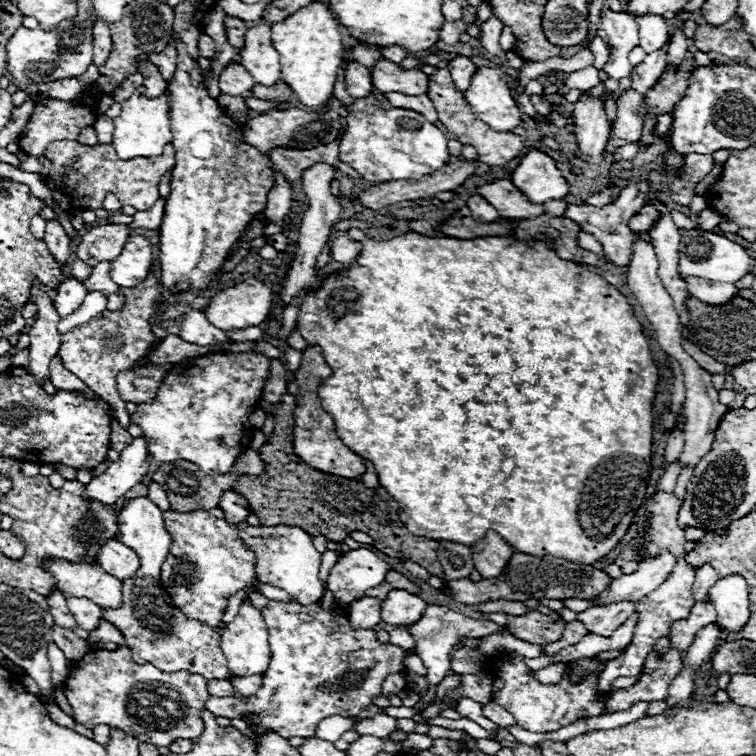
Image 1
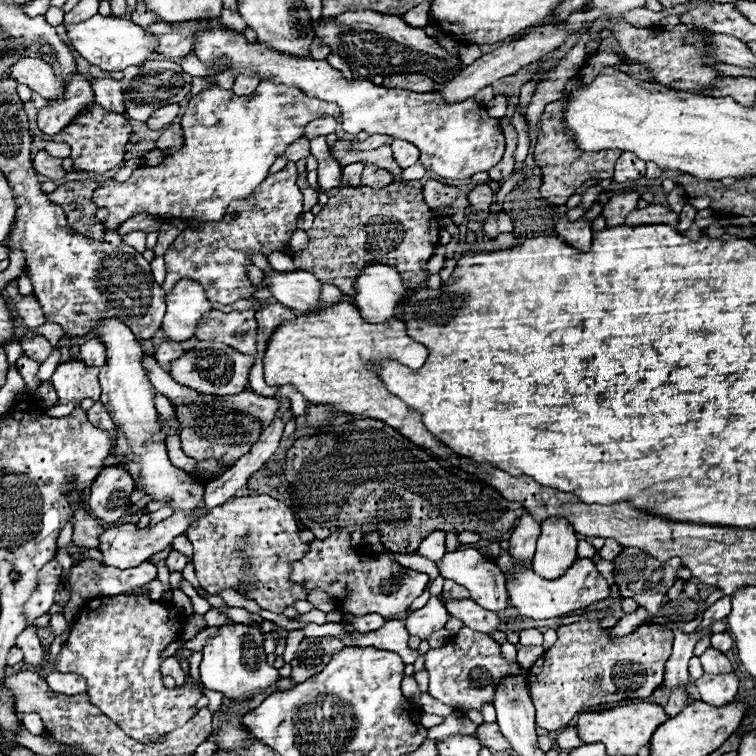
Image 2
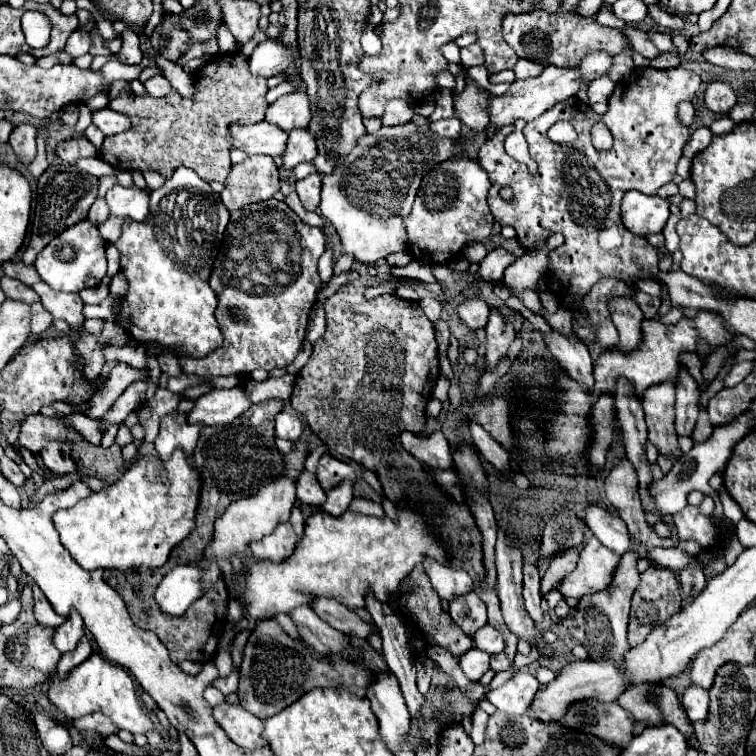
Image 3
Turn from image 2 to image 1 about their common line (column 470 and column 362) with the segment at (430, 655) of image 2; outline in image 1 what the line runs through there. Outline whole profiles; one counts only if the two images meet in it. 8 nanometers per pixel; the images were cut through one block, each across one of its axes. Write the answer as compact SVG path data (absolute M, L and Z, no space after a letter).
M268 600L266 608L262 608L262 618L270 636L270 652L274 652L270 668L262 674L262 686L248 700L210 696L206 710L230 720L252 714L260 720L262 730L276 732L282 738L308 738L322 718L360 714L380 694L382 680L404 670L406 654L416 654L416 648L404 650L378 642L374 630L350 628L340 606L322 608L318 602L302 606L296 600Z

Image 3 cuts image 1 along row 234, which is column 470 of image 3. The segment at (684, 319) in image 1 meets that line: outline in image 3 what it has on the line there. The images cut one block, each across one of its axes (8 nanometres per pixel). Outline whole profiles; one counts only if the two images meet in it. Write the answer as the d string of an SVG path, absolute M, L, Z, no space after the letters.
M472 648L468 650L466 654L462 654L458 658L458 664L462 668L462 672L472 680L472 682L478 682L484 672L490 668L490 656L478 648Z

